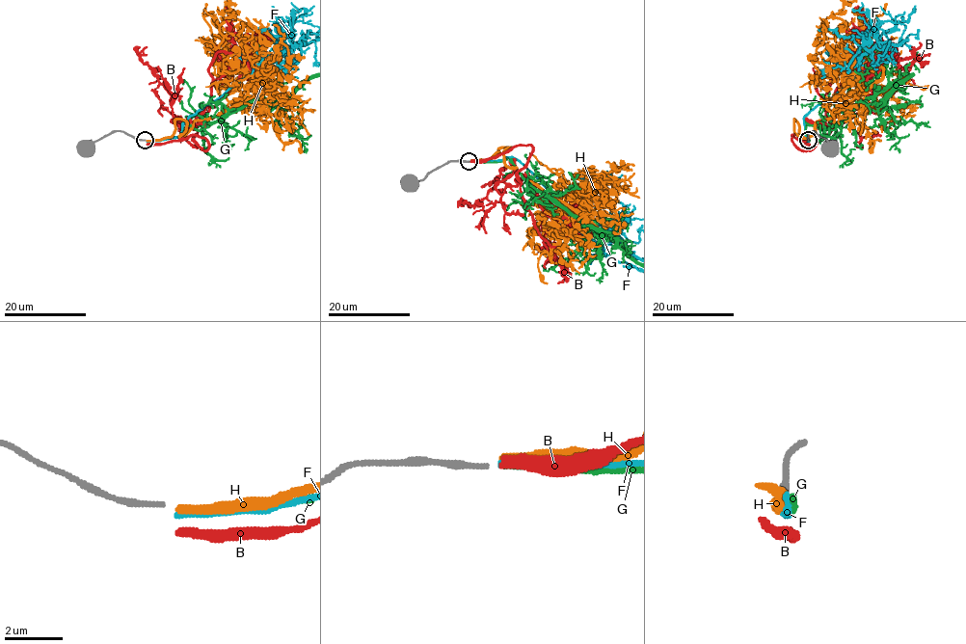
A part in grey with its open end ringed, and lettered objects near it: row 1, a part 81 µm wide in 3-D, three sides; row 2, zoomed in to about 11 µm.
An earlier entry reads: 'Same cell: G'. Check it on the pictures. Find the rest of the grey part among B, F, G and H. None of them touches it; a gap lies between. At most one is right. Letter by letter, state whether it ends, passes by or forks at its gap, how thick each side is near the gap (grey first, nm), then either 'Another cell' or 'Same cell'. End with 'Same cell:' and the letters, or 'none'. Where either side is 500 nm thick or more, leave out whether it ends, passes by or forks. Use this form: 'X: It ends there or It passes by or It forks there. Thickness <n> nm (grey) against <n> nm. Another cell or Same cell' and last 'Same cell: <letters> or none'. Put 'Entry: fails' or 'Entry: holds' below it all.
B: It ends there. Thickness 180 nm (grey) against 360 nm. Another cell
F: It ends there. Thickness 180 nm (grey) against 200 nm. Another cell
G: It ends there. Thickness 180 nm (grey) against 190 nm. Same cell
H: It ends there. Thickness 180 nm (grey) against 300 nm. Another cell
Same cell: G
Entry: holds

